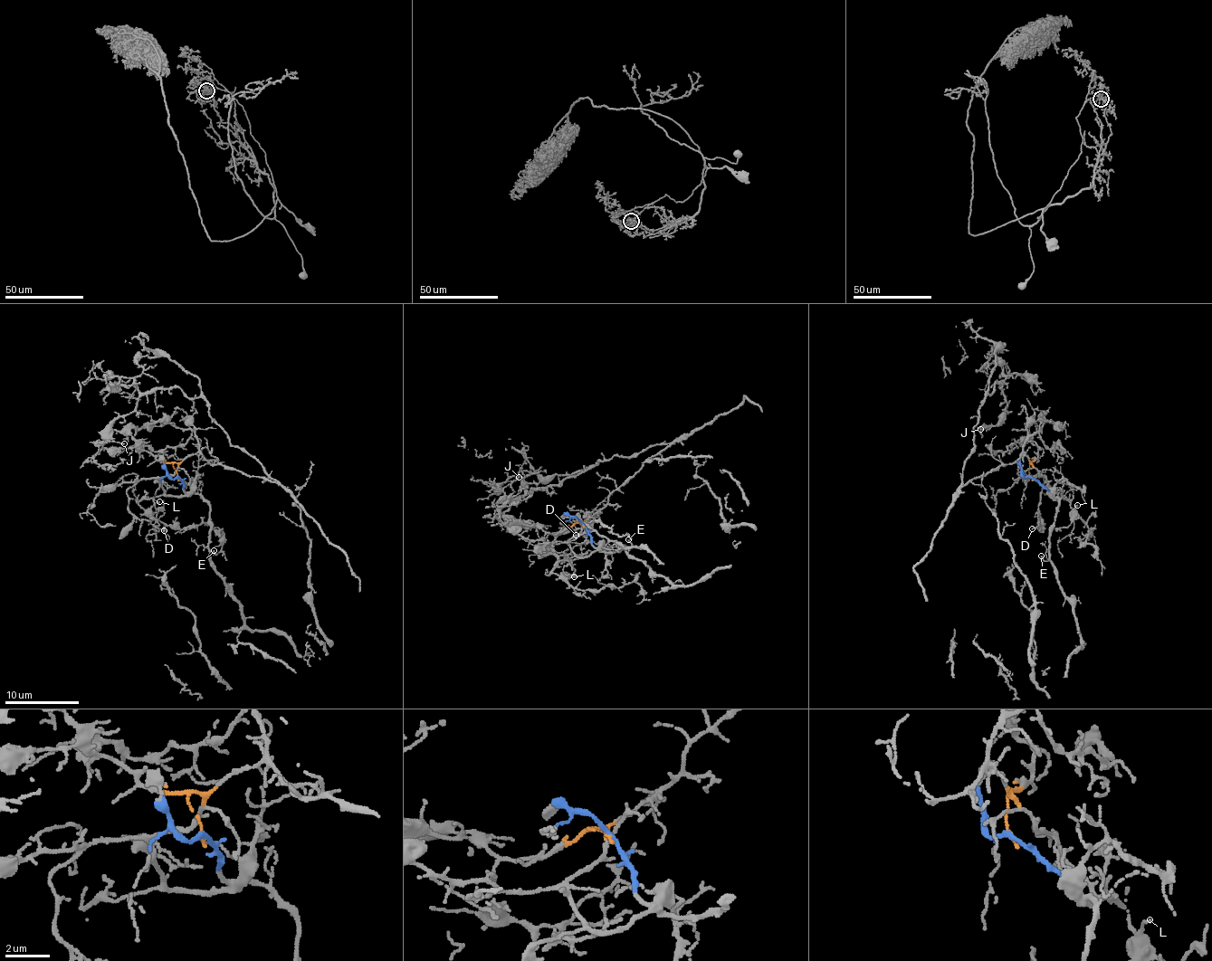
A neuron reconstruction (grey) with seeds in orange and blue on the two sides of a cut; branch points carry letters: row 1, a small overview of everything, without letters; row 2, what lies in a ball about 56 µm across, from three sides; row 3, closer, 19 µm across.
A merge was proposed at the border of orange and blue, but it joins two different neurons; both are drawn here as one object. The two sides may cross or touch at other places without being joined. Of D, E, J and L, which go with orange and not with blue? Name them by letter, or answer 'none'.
D, J, L

